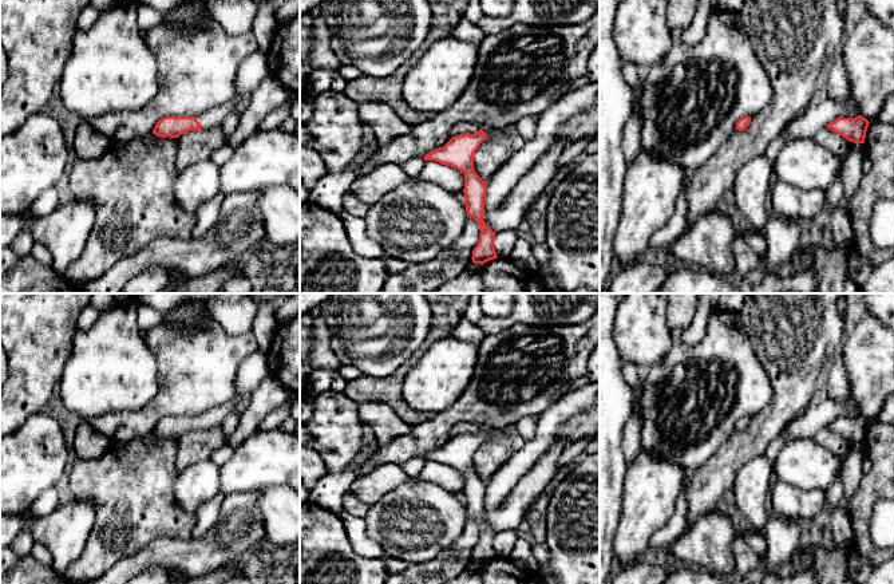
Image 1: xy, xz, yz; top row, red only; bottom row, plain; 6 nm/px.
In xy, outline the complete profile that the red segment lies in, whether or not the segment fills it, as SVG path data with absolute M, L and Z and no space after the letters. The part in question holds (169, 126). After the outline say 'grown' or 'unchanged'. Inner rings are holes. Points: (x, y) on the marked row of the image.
M252 92L242 96L236 96L229 103L214 107L206 114L198 117L165 117L157 122L153 134L162 138L178 138L181 134L190 130L222 126L224 119L230 113L241 115L248 107L250 98Z; grown

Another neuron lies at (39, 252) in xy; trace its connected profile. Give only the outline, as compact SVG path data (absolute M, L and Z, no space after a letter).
M33 241L31 257L33 257L39 264L52 268L52 256L48 249L37 241Z

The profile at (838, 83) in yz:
M842 50L835 51L832 56L832 67L827 78L827 88L830 99L846 99L848 96L854 96L843 64Z

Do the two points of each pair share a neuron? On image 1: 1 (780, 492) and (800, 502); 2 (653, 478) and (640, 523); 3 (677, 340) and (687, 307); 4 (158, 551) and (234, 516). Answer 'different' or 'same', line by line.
1: same
2: same
3: different
4: same

